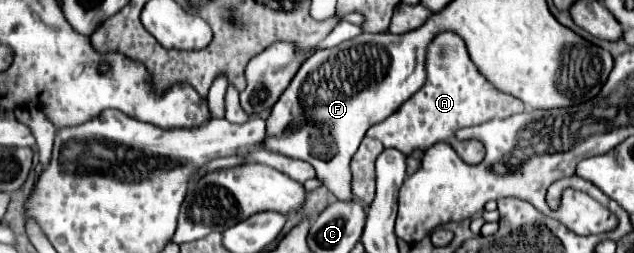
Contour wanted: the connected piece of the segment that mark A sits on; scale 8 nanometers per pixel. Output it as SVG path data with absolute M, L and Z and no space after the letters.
M440 33L428 47L426 61L428 79L424 87L414 93L398 111L394 111L388 119L372 125L368 129L368 137L382 141L384 147L396 147L404 155L444 141L454 145L454 133L462 127L472 127L486 123L490 119L504 119L514 113L524 111L524 103L512 95L500 93L470 61L464 41L454 33Z

